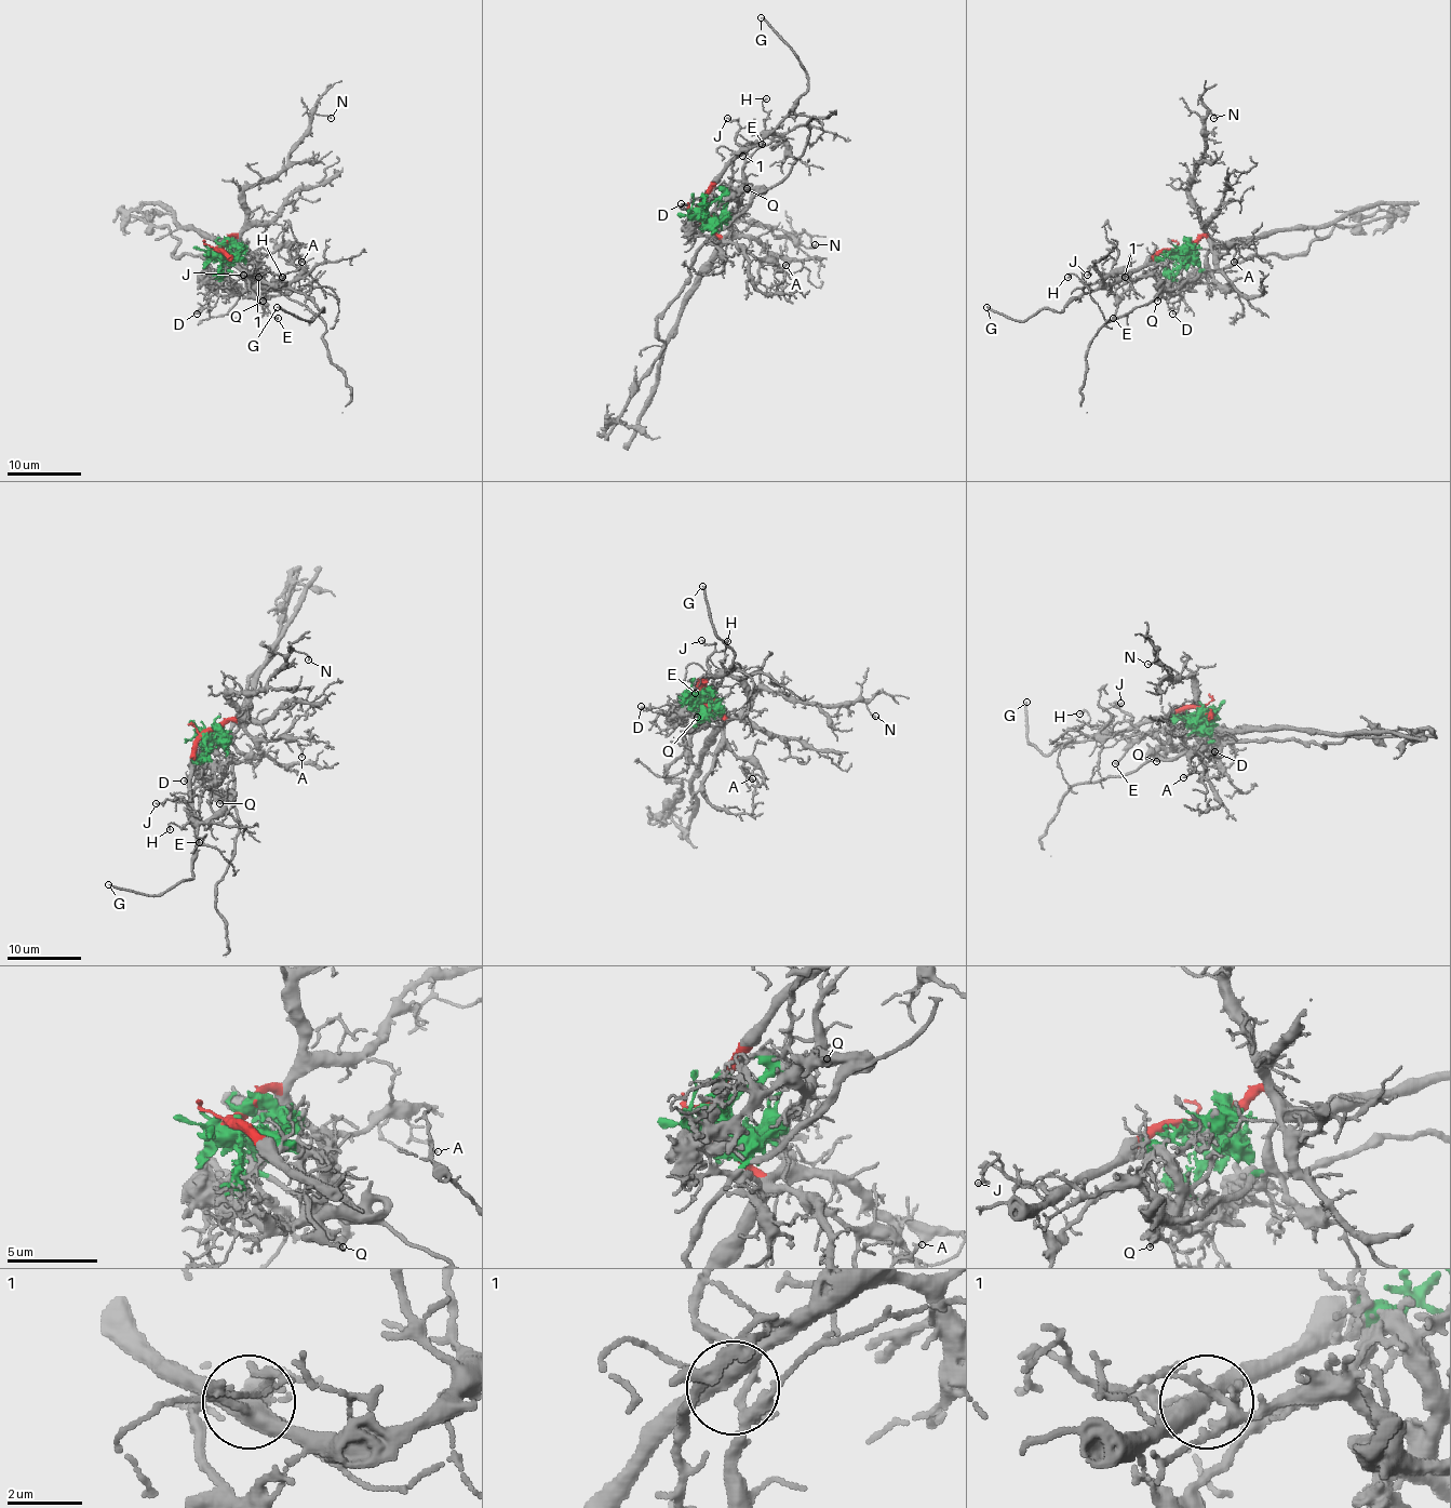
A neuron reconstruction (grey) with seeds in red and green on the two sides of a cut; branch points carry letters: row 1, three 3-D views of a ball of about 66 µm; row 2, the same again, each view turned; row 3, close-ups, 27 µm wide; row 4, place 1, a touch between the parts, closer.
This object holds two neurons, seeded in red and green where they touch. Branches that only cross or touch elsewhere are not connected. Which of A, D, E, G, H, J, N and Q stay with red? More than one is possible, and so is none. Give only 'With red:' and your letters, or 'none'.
With red: A, G, H, J, N

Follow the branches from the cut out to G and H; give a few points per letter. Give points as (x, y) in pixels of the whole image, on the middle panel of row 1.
G: (704, 212), (708, 186), (768, 134), (807, 89), (807, 72), (794, 50), (761, 18)
H: (704, 212), (708, 186), (761, 137), (768, 114), (762, 106), (766, 98)

